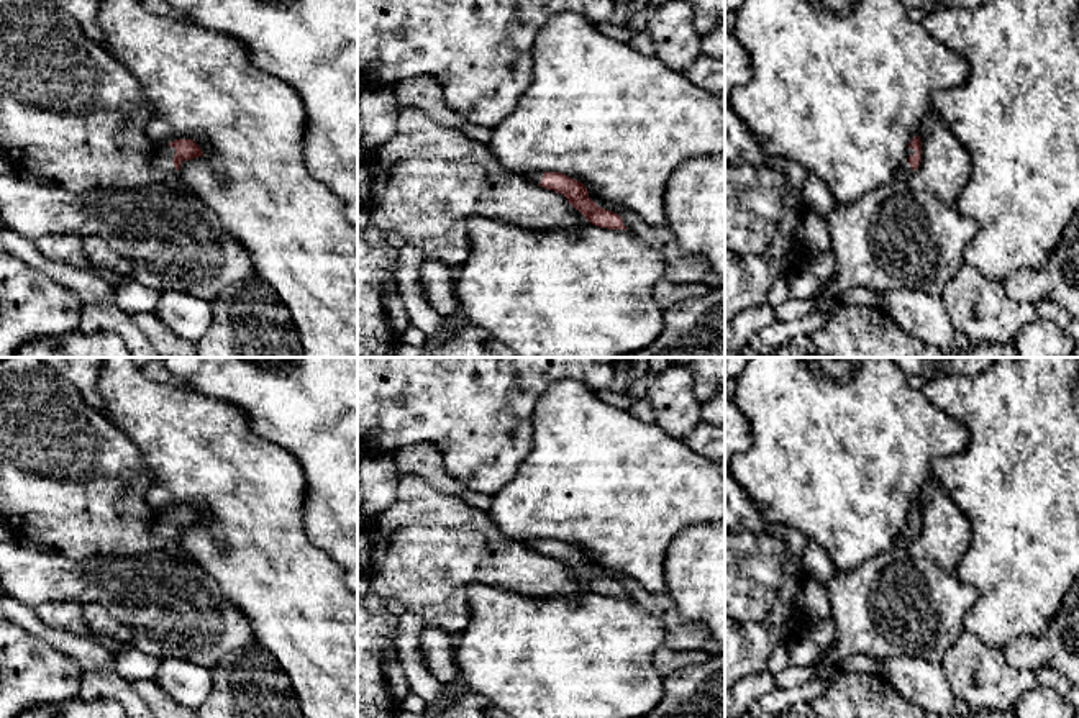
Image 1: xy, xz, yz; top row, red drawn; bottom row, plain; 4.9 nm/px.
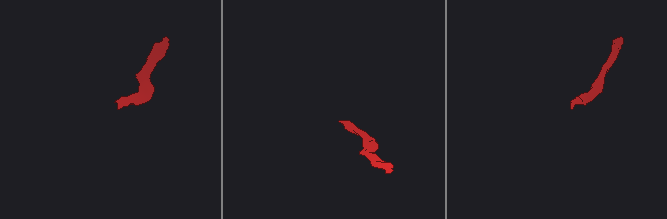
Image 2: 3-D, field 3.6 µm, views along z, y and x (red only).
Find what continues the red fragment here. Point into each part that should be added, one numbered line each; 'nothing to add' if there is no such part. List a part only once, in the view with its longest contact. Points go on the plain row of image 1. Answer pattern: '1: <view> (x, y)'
1: xy (163, 527)

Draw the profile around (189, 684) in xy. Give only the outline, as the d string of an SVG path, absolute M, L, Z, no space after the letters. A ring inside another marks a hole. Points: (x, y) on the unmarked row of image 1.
M182 657L161 661L154 682L174 702L189 708L198 708L212 692L212 669Z

